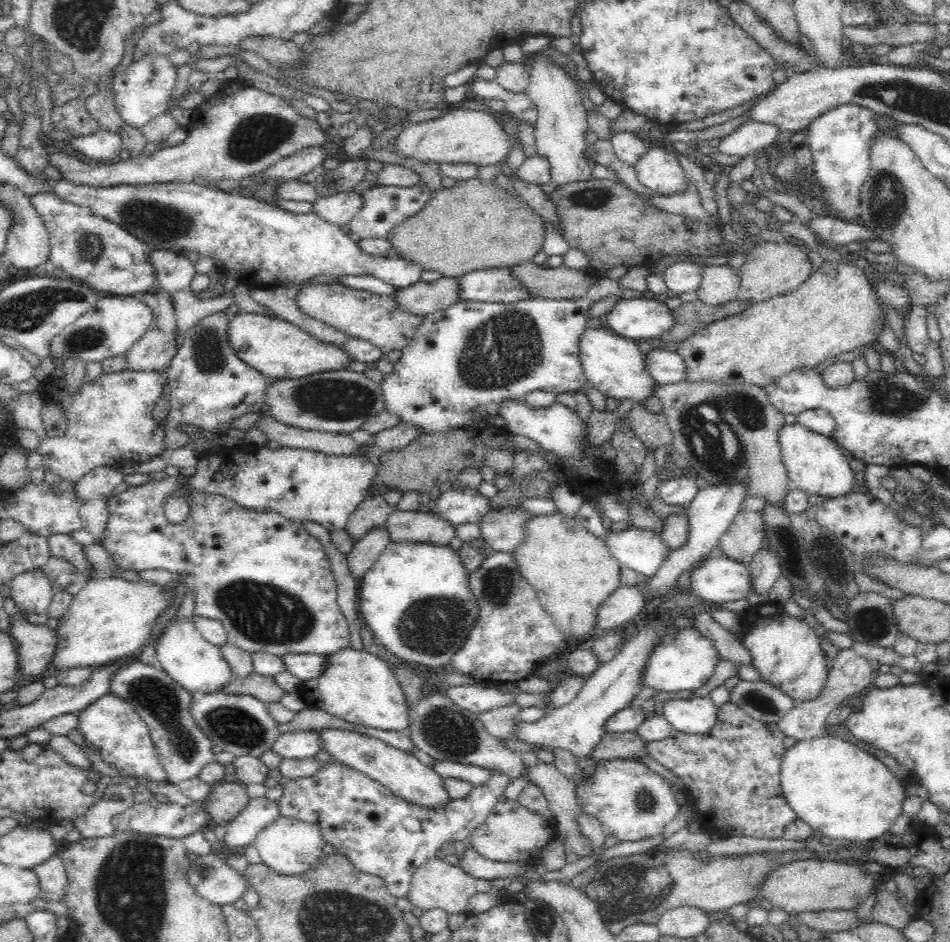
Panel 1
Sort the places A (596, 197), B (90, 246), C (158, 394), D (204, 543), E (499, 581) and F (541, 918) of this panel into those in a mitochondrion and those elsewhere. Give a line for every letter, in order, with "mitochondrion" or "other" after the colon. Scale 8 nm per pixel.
A: mitochondrion
B: mitochondrion
C: other
D: other
E: mitochondrion
F: mitochondrion

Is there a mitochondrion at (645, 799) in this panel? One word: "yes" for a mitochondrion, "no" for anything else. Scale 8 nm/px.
yes

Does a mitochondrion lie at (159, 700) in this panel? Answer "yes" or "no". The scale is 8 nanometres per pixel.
yes

